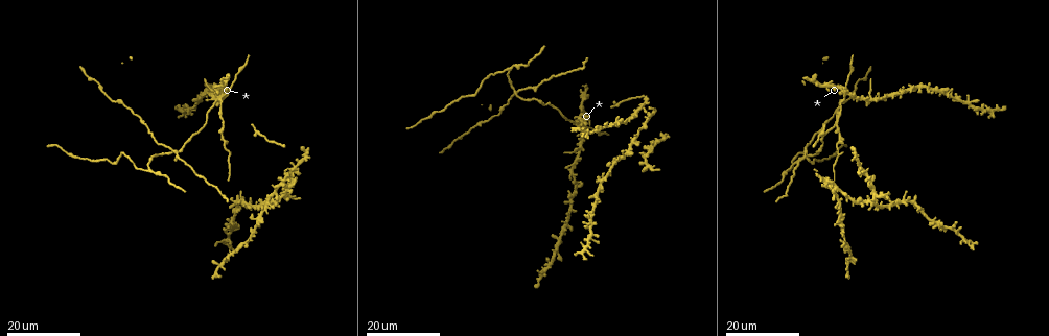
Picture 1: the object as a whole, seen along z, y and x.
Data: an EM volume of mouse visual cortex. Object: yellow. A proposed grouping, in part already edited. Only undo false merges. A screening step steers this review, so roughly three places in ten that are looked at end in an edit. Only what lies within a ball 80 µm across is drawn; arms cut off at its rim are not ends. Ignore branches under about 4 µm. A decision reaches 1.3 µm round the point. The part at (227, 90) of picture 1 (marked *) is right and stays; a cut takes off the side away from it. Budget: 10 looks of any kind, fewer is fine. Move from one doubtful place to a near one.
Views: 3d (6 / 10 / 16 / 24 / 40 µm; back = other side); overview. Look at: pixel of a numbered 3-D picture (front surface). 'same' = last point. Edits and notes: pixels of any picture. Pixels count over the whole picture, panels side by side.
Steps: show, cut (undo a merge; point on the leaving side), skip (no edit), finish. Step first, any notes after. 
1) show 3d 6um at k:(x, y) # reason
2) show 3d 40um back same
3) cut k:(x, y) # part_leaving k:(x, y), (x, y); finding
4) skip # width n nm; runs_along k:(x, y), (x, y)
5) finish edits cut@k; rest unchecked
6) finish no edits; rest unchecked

show 3d 16um at 1:(843, 99) # a fork

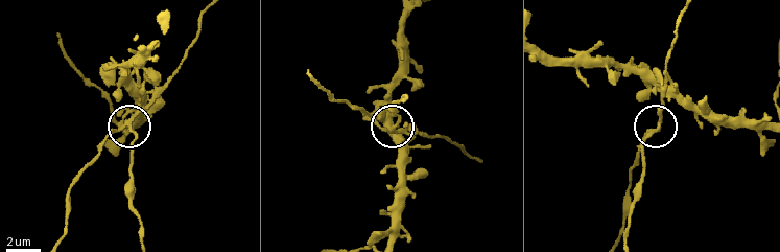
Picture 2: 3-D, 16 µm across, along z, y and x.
show 3d 6um at 2:(659, 125)

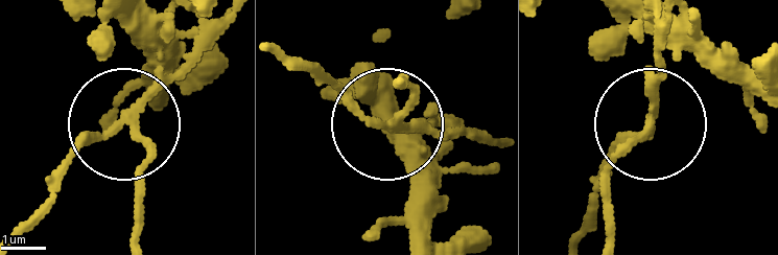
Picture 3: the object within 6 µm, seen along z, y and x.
cut 3:(138, 178) # width 170 nm; part_leaving 3:(135, 129), (146, 158), (135, 237); two cells meet here

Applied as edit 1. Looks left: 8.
show 3d 16um at 1:(871, 99) # thin arm on a thick one

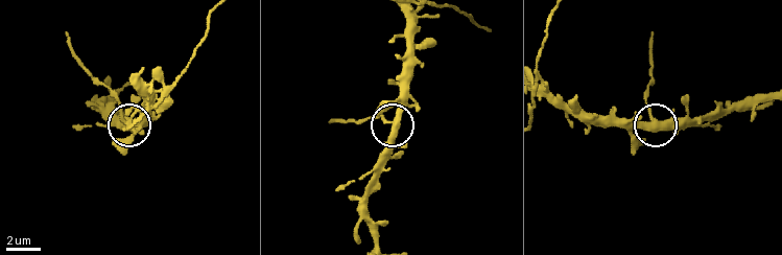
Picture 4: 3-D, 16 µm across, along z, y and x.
show 3d 10um at 4:(389, 121)

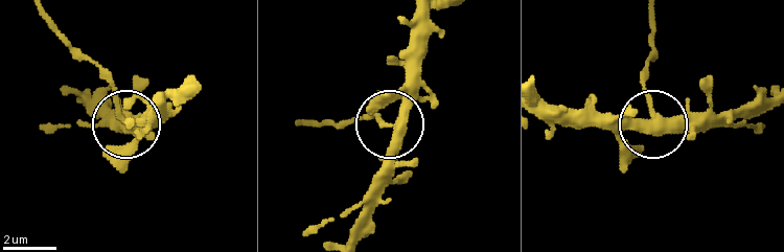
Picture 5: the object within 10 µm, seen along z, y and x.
cut 5:(113, 82) # side_arm 7 um; part_leaving 5:(123, 115), (105, 76), (44, 9); two cells meet here

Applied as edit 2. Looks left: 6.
show overview

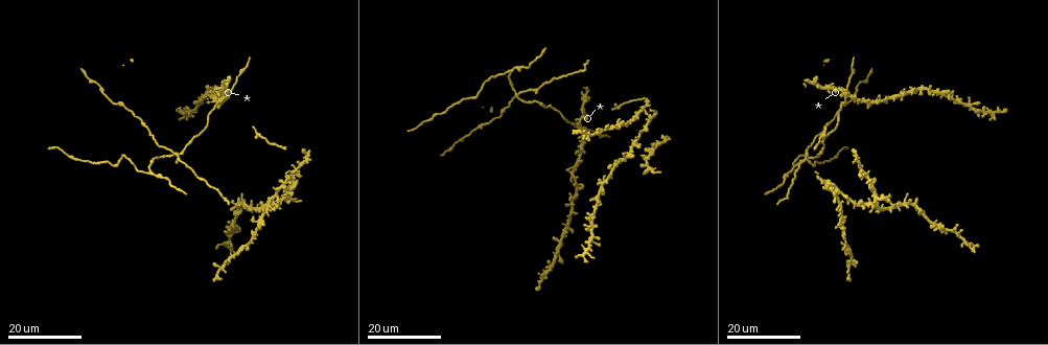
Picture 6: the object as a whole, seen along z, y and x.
show 3d 24um at 6:(642, 156) # thick turns thin

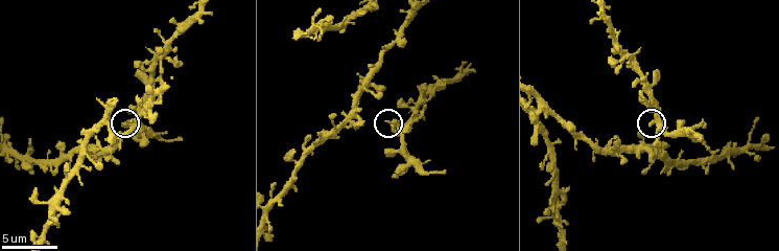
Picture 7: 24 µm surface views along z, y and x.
show 3d 10um at 7:(127, 125)

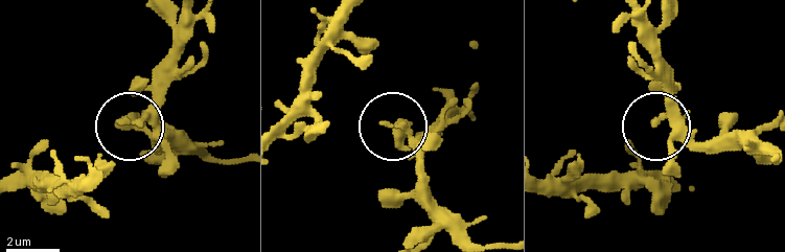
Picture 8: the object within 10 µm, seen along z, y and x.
skip # continuous, no second cell

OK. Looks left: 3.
show 3d 10um at 7:(421, 169) # small branch off a trunk

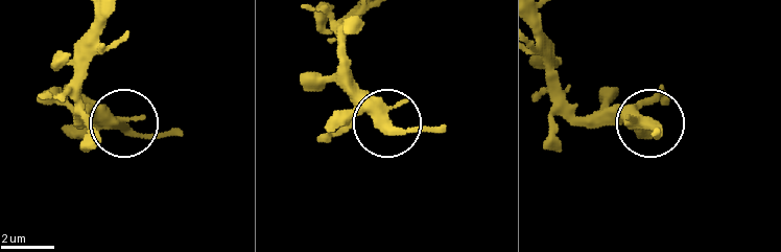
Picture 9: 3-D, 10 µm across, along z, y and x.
skip # arms 3; continuous, no second cell

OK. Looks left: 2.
show 3d 24um at 6:(179, 157) # three arms meet

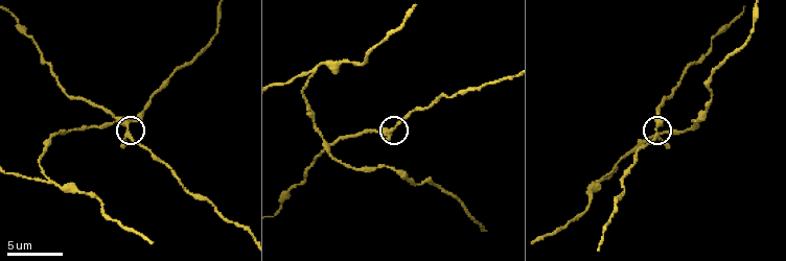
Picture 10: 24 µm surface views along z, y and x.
show 3d 10um at 10:(654, 136) # zoom in

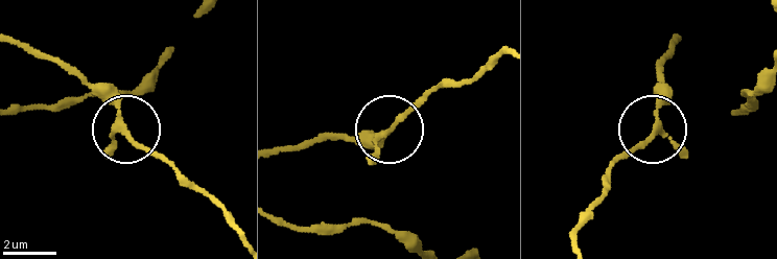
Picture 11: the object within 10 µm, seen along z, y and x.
skip # arms 3; one cell here

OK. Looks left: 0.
finish edits cut@3, cut@5; rest unchecked

